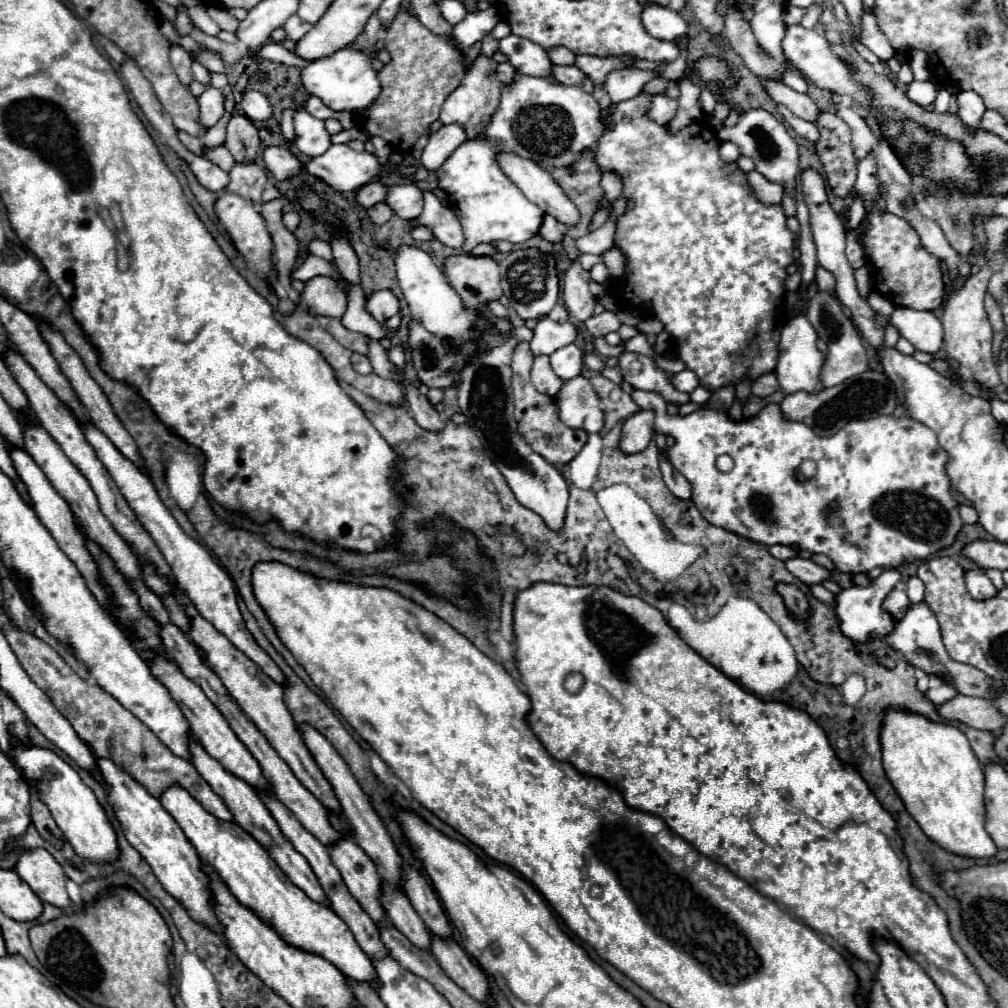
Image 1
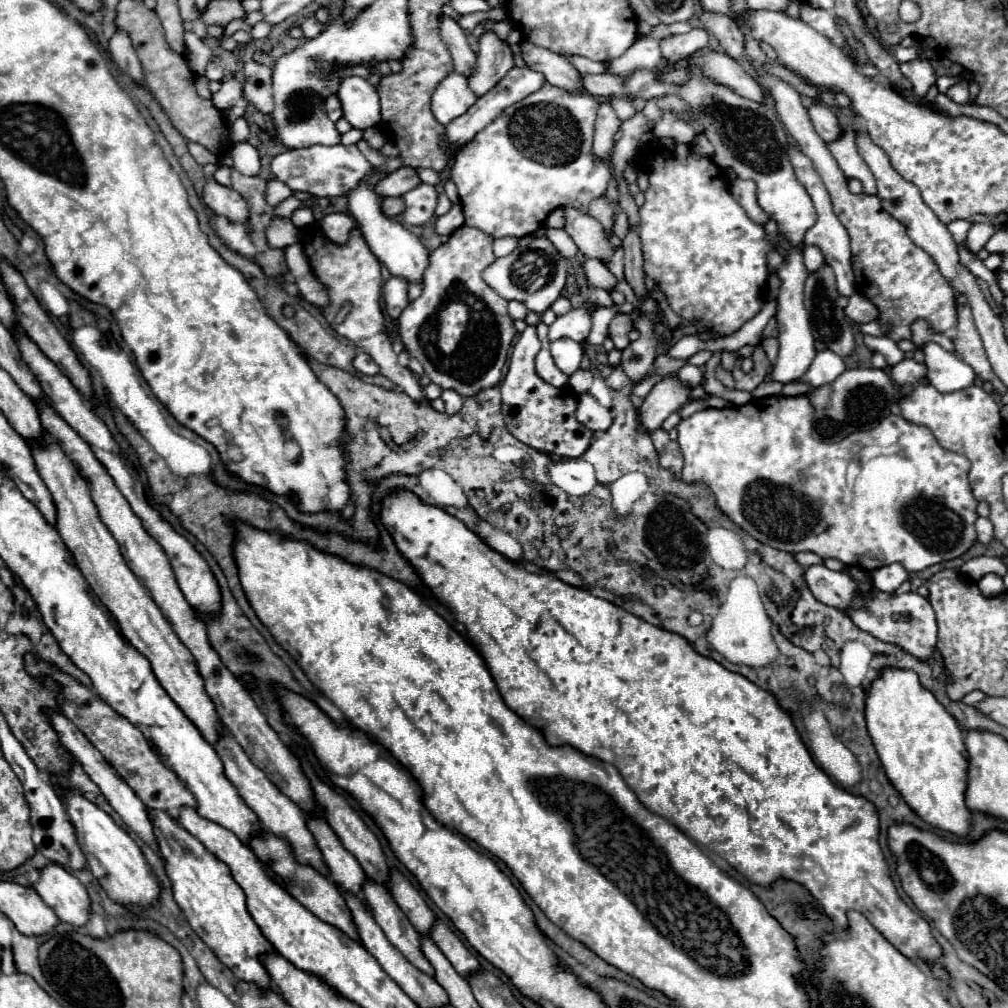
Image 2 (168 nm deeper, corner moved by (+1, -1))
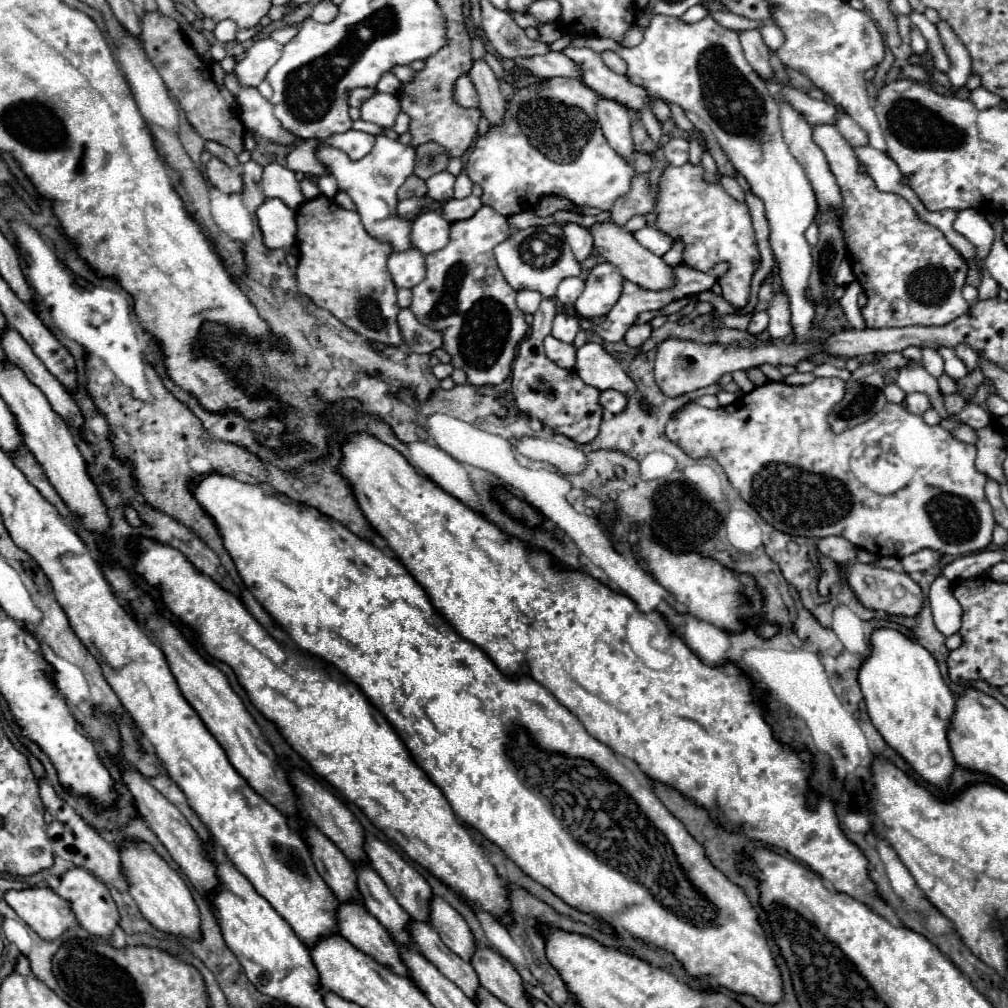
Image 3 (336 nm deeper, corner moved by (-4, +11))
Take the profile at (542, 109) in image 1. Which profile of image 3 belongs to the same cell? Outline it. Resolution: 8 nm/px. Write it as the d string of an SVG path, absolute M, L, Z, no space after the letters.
M552 77L542 83L518 89L512 101L506 103L502 123L490 125L488 131L476 139L464 165L464 171L468 173L472 183L482 187L482 205L488 205L500 215L510 217L522 213L524 209L534 209L546 195L558 195L576 205L610 211L614 199L630 191L630 179L634 175L650 171L652 159L650 155L636 153L636 161L630 165L606 143L602 129L596 123L594 109L598 101L600 95L596 91L572 77Z

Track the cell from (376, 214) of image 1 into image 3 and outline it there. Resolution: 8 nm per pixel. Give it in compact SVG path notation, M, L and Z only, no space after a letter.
M410 175L404 185L398 189L398 199L410 199L410 197L424 197L426 195L426 183L418 179L416 175Z

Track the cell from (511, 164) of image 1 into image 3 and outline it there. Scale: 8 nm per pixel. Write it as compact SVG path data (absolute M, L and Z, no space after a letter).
M606 221L606 223L594 223L590 227L590 233L594 237L594 249L614 267L620 269L620 273L630 279L632 283L650 289L650 291L658 291L658 289L666 289L670 287L670 283L674 283L674 275L670 275L670 265L666 265L660 257L656 257L654 253L650 253L648 249L644 249L632 233L628 233L624 227Z

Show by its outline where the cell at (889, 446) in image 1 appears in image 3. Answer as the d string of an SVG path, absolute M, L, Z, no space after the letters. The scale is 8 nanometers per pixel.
M816 377L812 383L800 385L800 387L768 381L768 383L760 385L760 387L756 387L754 391L742 395L736 403L726 405L726 407L708 409L708 407L700 407L700 405L688 405L678 417L672 417L668 421L666 435L668 435L670 441L680 445L680 449L692 459L702 459L702 457L716 459L722 465L722 469L726 471L732 487L740 493L740 497L768 525L772 525L774 529L778 529L782 533L814 537L814 539L828 537L828 535L838 535L838 537L848 539L854 547L866 549L868 553L872 553L876 557L906 557L910 553L920 551L920 549L934 549L934 551L938 551L942 555L966 555L966 553L974 553L974 551L986 549L986 545L992 539L994 515L992 515L990 503L986 501L986 495L984 495L986 477L980 471L976 471L976 467L974 467L976 447L958 441L950 431L942 429L940 425L928 425L920 415L912 415L904 405L896 405L896 403L888 403L884 407L884 411L874 415L874 419L868 419L866 423L836 435L834 431L830 431L830 425L827 422L827 411L833 410L834 406L843 399L844 393L845 381L834 379L834 377L832 379Z

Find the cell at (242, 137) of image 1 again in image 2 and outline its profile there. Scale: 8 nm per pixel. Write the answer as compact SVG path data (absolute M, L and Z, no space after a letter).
M241 117L235 123L231 123L231 141L233 143L241 143L241 141L247 141L247 139L249 139L249 125Z

